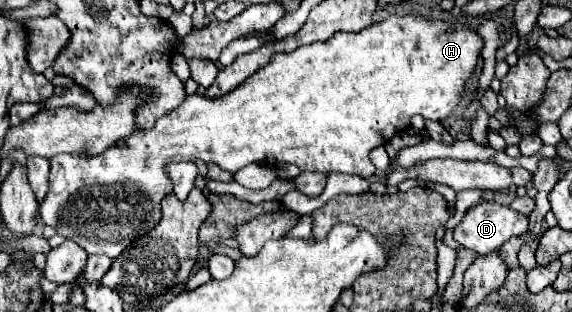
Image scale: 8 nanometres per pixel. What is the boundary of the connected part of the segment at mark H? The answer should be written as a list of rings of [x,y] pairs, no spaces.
[[[388,16],[384,22],[372,24],[372,26],[364,28],[364,30],[360,30],[360,32],[338,32],[328,42],[316,42],[316,44],[310,44],[310,46],[300,46],[300,48],[296,48],[290,54],[276,54],[276,56],[270,58],[270,62],[264,68],[256,70],[238,88],[234,88],[232,92],[228,92],[228,94],[224,94],[220,98],[208,98],[208,96],[200,96],[200,94],[186,96],[186,100],[176,110],[172,110],[170,114],[166,114],[160,120],[156,120],[156,124],[152,128],[134,130],[124,140],[124,146],[110,146],[108,150],[104,150],[102,154],[96,154],[96,156],[90,156],[86,152],[52,156],[52,160],[50,160],[50,178],[48,178],[50,186],[48,186],[48,192],[46,192],[44,200],[38,204],[40,222],[46,224],[46,226],[52,226],[58,236],[64,236],[66,240],[74,240],[80,248],[84,248],[88,252],[88,256],[104,254],[104,256],[114,260],[132,242],[136,242],[138,238],[146,236],[160,222],[160,218],[162,218],[160,200],[172,192],[172,182],[170,182],[170,178],[168,178],[168,174],[164,170],[170,162],[202,160],[204,164],[218,164],[222,170],[228,170],[232,174],[238,172],[240,168],[248,166],[248,164],[254,164],[254,162],[266,164],[266,166],[296,164],[300,168],[300,172],[308,172],[308,170],[310,172],[312,170],[318,170],[318,172],[344,172],[344,174],[356,174],[356,176],[362,176],[362,178],[372,178],[374,172],[376,172],[376,168],[374,168],[374,164],[370,162],[370,156],[368,156],[372,148],[382,146],[392,136],[404,132],[404,128],[410,126],[410,118],[416,116],[416,114],[420,114],[420,116],[424,116],[428,120],[438,120],[440,122],[458,106],[460,92],[464,90],[466,80],[472,76],[472,72],[476,68],[476,62],[478,62],[482,46],[484,46],[482,38],[474,30],[466,28],[464,24],[434,22],[434,20],[424,20],[420,16]]]

